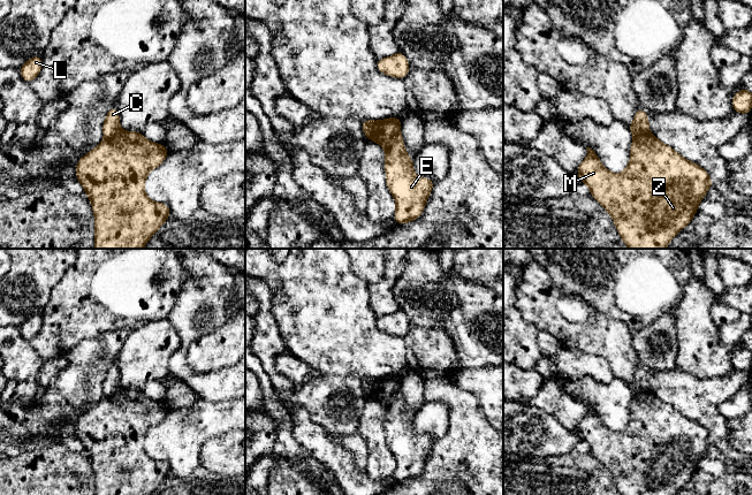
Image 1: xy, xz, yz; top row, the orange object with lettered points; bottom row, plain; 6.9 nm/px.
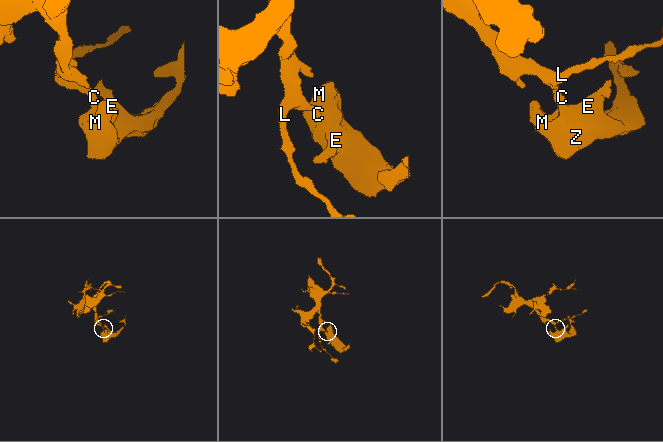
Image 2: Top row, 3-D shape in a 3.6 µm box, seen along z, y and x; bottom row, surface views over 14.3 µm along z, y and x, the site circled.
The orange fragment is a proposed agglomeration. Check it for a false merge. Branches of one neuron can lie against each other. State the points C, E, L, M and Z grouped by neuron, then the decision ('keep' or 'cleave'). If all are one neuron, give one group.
C L / E M Z; cleave

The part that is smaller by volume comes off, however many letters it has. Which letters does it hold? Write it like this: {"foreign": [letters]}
{"foreign": ["E", "M", "Z"]}

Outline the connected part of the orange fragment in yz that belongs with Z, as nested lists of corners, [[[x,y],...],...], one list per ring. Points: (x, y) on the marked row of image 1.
[[[651,132],[633,136],[629,165],[618,174],[609,172],[595,151],[586,148],[587,158],[579,163],[576,175],[610,214],[629,249],[666,249],[673,237],[690,224],[699,203],[714,185],[704,168],[683,158]]]

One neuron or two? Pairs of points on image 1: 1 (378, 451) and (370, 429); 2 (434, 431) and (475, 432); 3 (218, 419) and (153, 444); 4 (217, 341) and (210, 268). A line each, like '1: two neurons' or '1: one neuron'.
1: one neuron
2: two neurons
3: one neuron
4: two neurons

